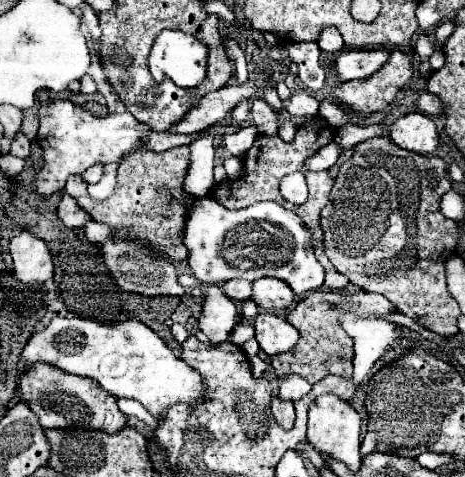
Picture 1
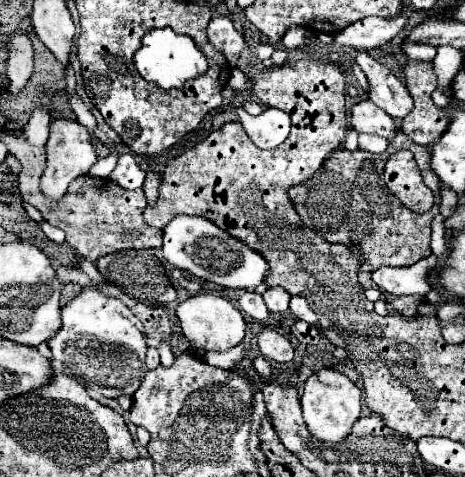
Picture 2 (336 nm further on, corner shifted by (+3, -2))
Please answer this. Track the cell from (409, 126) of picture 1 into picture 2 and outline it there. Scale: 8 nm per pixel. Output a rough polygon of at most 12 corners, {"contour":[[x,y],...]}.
{"contour":[[370,100],[352,108],[356,132],[392,140],[398,134],[394,118]]}

